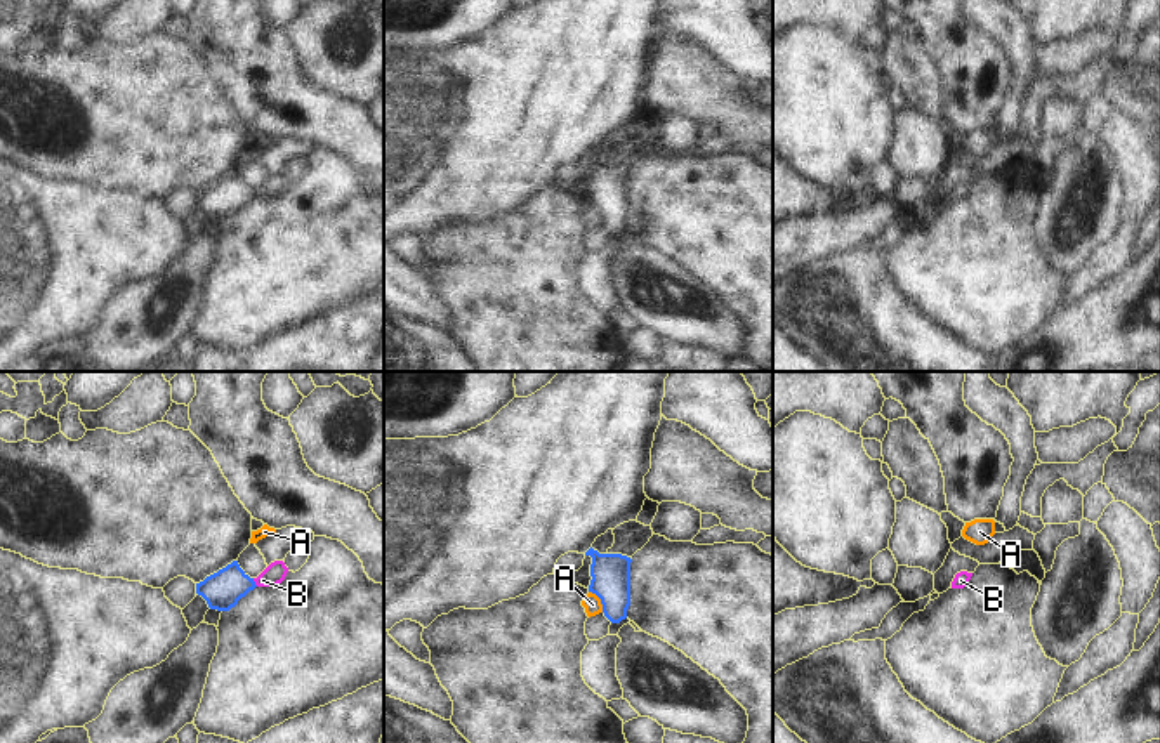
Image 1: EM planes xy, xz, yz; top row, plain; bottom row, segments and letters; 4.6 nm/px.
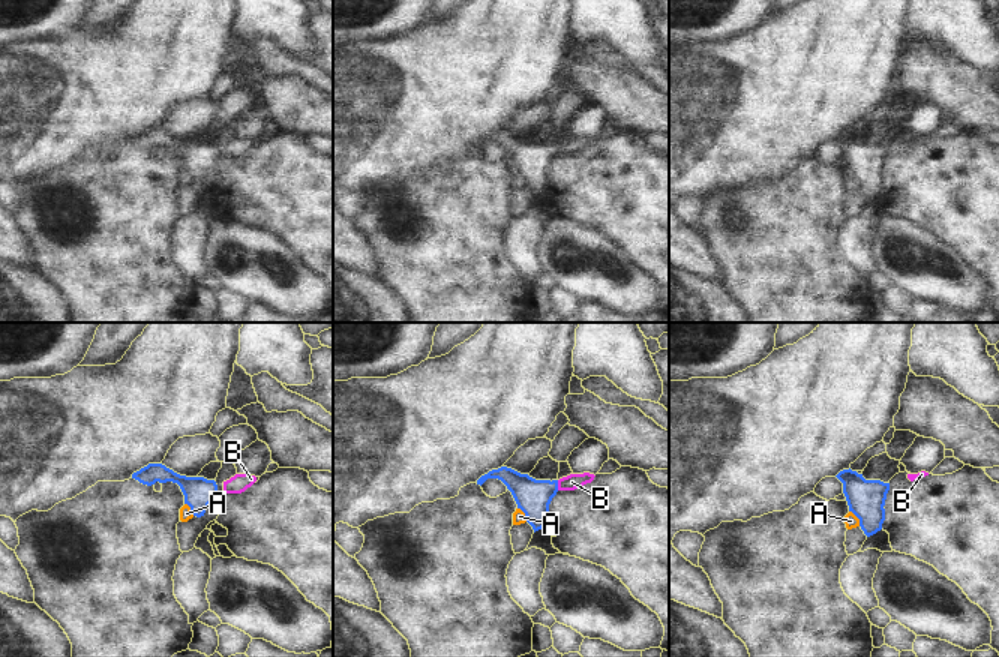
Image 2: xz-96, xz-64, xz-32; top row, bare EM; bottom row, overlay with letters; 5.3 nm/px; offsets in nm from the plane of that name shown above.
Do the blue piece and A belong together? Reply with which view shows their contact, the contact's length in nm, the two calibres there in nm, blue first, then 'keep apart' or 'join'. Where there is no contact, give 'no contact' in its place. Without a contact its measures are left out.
xz | 120 nm | 180/80 nm | keep apart

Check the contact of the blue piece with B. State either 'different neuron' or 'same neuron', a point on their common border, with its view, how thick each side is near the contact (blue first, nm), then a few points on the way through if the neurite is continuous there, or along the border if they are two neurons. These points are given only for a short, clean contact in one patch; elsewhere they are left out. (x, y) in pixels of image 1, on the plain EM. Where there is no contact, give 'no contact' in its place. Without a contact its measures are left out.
same neuron; meets blue in xy at (254, 193); 170 nm thick on the blue side, 100 nm on the other; runs through xy (221, 202), (230, 195), (254, 193), (275, 184)

